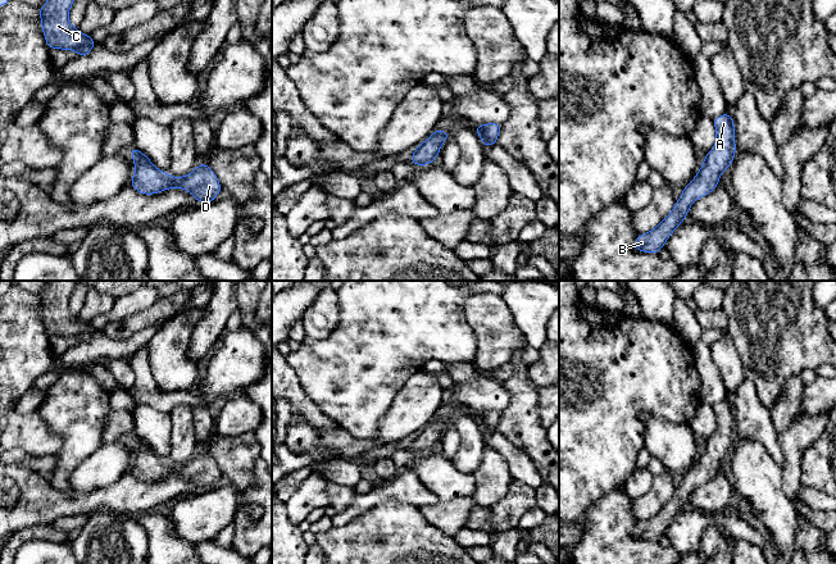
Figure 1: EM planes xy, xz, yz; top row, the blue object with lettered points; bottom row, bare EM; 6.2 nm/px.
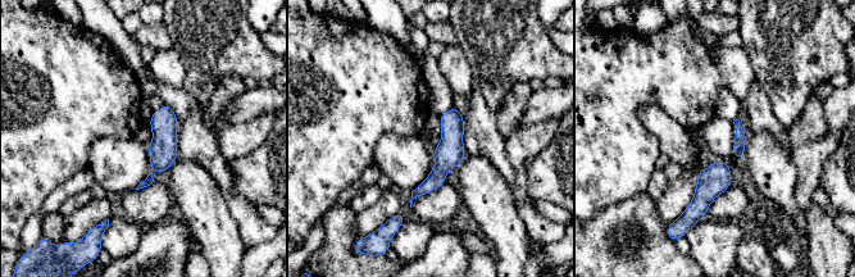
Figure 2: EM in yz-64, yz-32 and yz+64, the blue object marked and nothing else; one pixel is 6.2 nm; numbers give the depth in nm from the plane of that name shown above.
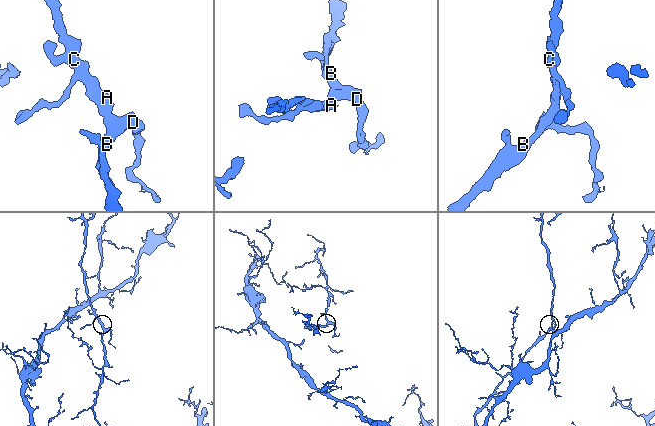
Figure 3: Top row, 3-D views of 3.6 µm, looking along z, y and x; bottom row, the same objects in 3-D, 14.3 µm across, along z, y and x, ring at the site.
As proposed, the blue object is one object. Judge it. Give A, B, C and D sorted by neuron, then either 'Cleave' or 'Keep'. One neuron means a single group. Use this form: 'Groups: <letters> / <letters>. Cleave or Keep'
Groups: A B C D. Keep

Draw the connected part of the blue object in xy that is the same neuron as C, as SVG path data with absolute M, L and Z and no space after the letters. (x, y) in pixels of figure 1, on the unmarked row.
M50 281L38 296L41 317L49 336L74 337L77 344L88 342L96 329L69 310L69 296L76 281Z

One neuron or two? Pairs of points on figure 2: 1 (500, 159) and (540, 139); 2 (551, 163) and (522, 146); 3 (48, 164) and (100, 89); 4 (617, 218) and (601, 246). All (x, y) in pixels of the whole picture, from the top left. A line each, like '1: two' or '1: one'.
1: two
2: two
3: one
4: one

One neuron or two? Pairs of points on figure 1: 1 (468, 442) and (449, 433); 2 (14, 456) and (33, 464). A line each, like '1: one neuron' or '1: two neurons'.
1: two neurons
2: one neuron

